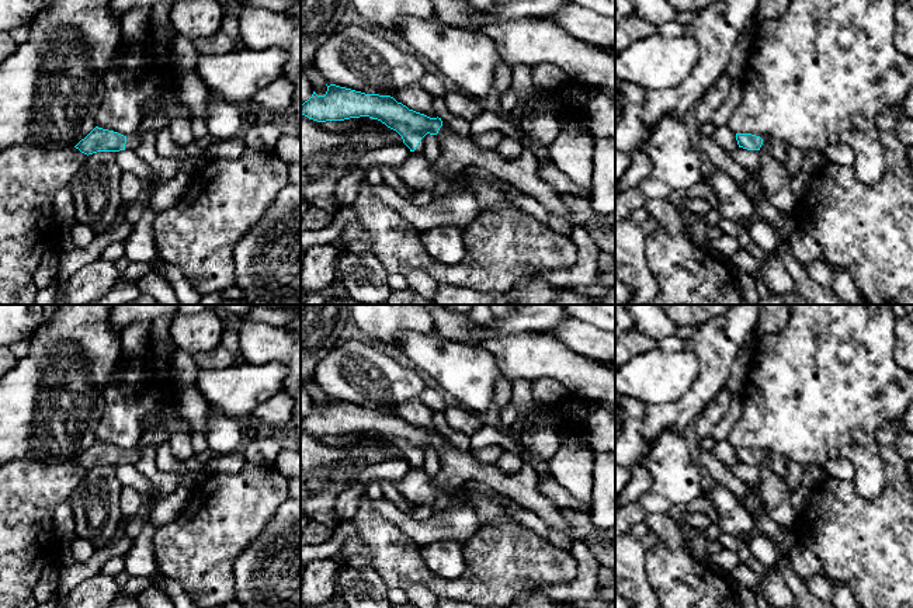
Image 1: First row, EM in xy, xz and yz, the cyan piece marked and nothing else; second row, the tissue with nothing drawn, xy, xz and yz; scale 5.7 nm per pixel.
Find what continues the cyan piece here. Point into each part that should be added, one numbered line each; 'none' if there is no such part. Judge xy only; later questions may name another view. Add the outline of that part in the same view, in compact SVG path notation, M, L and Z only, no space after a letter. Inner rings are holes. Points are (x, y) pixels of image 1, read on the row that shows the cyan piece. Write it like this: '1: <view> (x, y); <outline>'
1: xy (158, 121); M156 111L146 115L139 125L138 131L131 135L124 135L126 138L125 149L136 150L140 143L140 136L147 132L160 132L169 126L169 118L163 111Z

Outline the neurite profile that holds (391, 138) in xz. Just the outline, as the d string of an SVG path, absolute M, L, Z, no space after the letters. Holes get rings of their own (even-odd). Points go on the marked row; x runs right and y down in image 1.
M382 126L379 129L379 133L383 138L382 146L395 146L395 145L402 145L403 143L402 136L396 131L393 131L388 126Z

